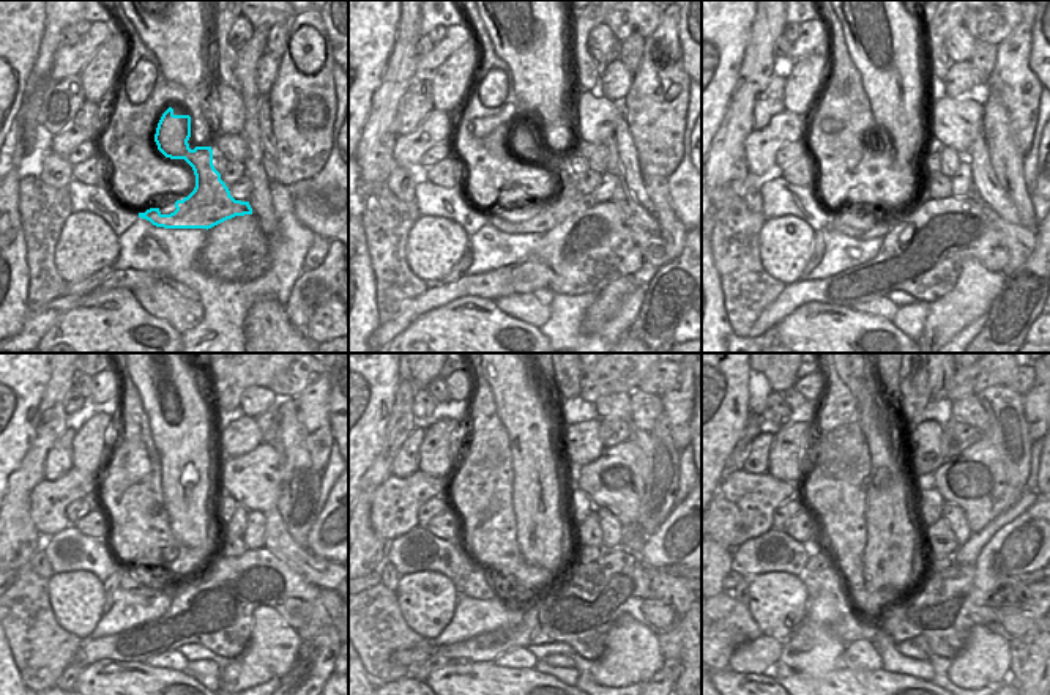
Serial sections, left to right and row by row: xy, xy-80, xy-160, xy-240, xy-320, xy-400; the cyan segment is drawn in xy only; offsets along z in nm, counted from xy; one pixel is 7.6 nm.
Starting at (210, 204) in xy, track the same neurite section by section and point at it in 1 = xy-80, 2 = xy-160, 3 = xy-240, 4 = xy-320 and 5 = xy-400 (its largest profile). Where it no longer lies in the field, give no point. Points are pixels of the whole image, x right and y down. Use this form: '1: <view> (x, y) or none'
1: xy-80 (525, 141)
2: xy-160 (883, 226)
3: xy-240 (128, 580)
4: xy-320 (478, 585)
5: xy-400 (828, 580)

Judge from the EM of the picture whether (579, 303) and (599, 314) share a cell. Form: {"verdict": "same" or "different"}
{"verdict": "different"}

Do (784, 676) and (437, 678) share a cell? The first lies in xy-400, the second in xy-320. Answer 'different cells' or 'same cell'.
same cell

